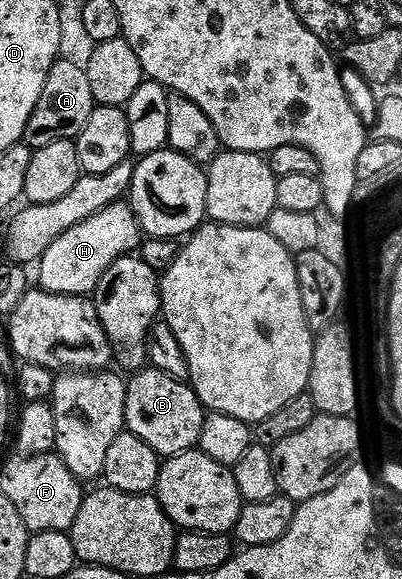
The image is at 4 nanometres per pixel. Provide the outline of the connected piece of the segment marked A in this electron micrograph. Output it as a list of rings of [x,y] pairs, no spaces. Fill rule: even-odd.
[[[66,57],[59,58],[44,81],[44,89],[40,93],[40,101],[36,101],[32,117],[28,117],[24,136],[26,146],[37,149],[44,145],[52,145],[52,141],[77,140],[84,125],[88,125],[88,117],[92,117],[95,106],[92,85],[88,85],[85,66],[78,64],[77,67],[76,64],[69,63]]]

